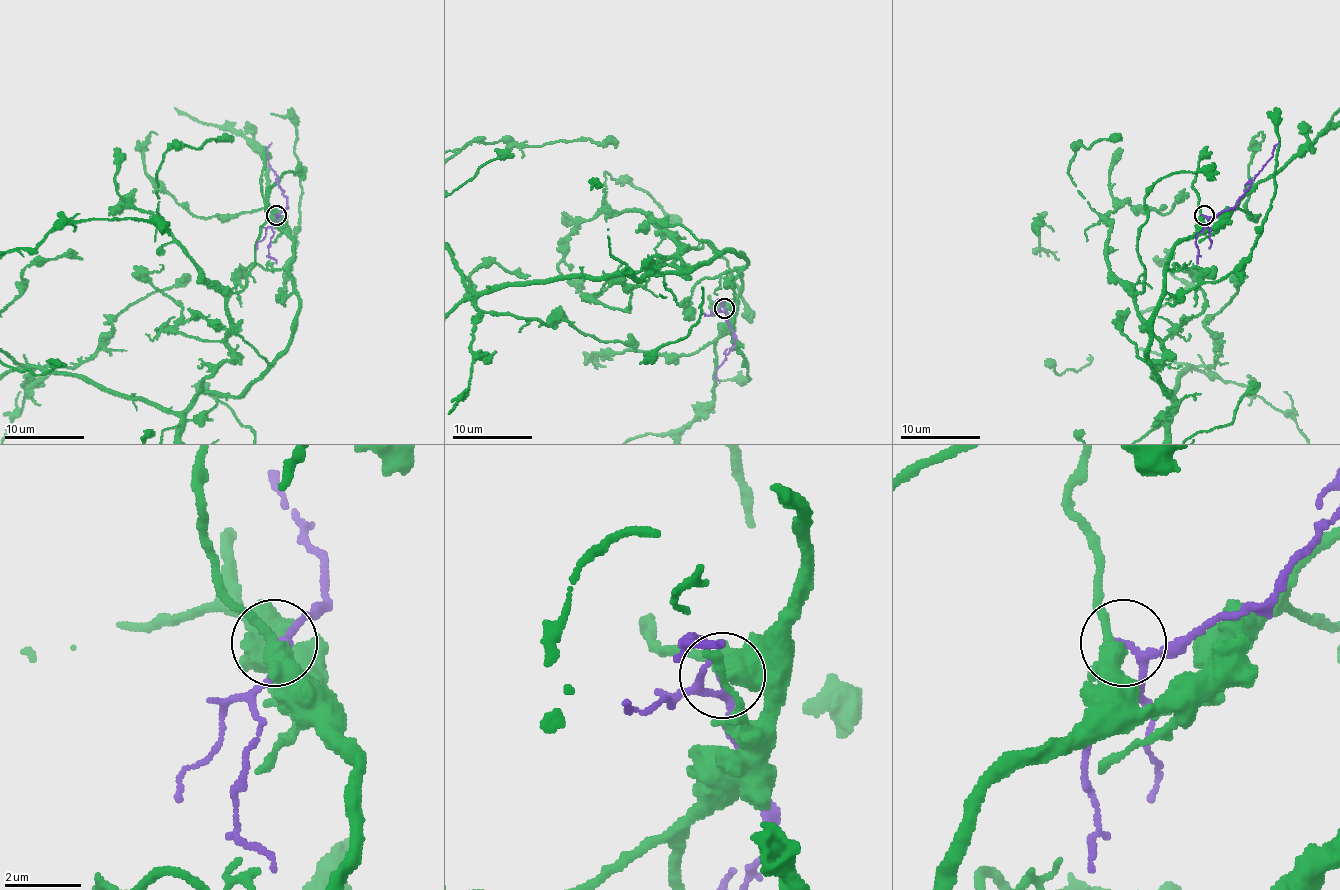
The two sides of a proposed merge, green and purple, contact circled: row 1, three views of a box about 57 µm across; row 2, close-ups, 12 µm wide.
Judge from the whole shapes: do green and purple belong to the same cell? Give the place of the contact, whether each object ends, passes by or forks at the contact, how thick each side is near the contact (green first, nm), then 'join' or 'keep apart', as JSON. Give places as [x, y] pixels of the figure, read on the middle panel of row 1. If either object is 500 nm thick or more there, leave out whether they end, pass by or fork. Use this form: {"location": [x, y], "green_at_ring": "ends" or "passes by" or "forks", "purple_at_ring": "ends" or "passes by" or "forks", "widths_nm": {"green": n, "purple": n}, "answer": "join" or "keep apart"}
{"location": [724, 308], "green_at_ring": "forks", "purple_at_ring": "passes by", "widths_nm": {"green": 320, "purple": 170}, "answer": "keep apart"}

